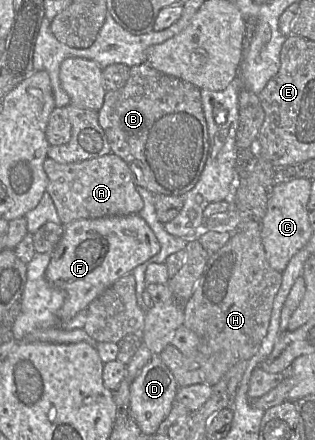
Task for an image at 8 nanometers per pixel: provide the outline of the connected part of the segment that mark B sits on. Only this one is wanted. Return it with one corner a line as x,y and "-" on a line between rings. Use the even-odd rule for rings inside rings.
147,62
130,67
126,84
120,89
106,92
104,103
98,111
98,121
107,137
111,152
119,156
128,165
136,186
147,189
153,195
163,194
183,197
198,182
209,154
209,133
202,107
201,92
195,85
179,78
169,76
153,68

